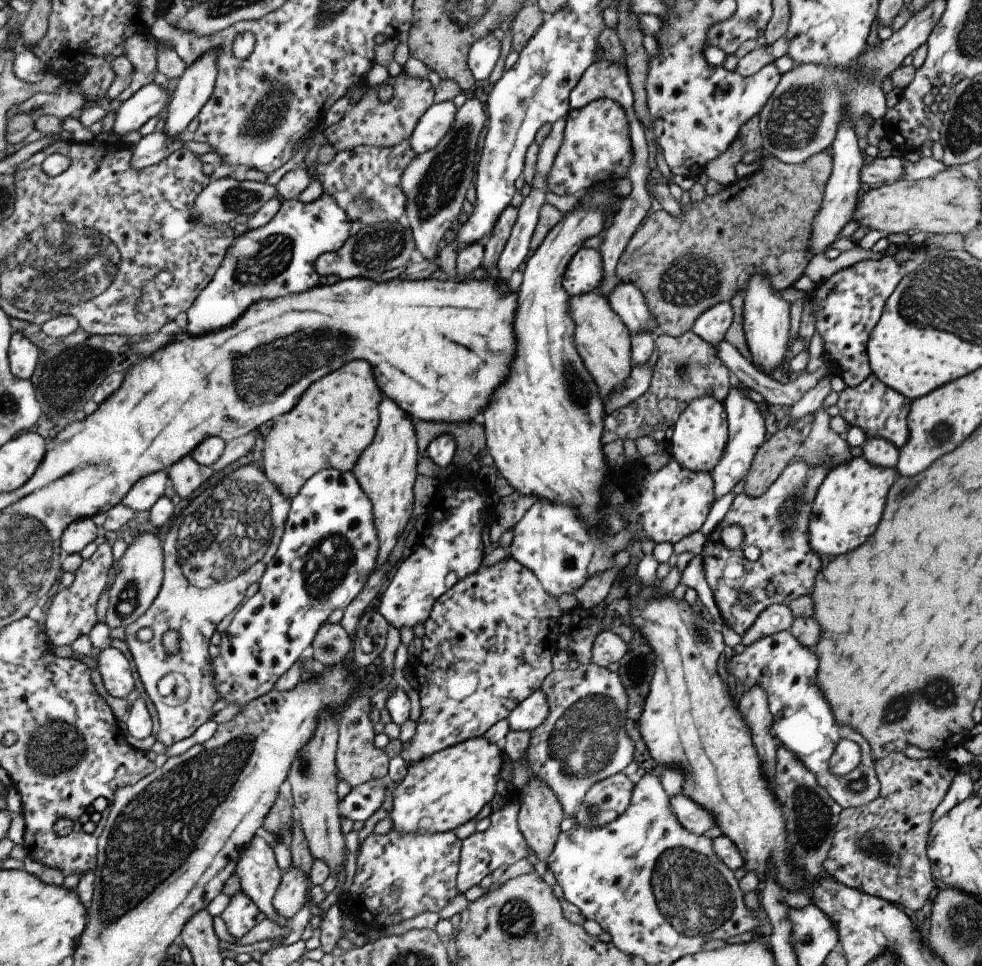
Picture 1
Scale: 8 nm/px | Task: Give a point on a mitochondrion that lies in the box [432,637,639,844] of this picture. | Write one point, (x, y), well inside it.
(584, 739)

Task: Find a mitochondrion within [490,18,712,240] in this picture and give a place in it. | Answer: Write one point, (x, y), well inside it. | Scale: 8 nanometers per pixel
(503, 122)

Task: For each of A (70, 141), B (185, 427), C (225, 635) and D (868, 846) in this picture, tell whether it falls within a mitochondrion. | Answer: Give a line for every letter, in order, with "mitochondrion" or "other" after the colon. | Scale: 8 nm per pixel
A: other
B: other
C: other
D: mitochondrion

